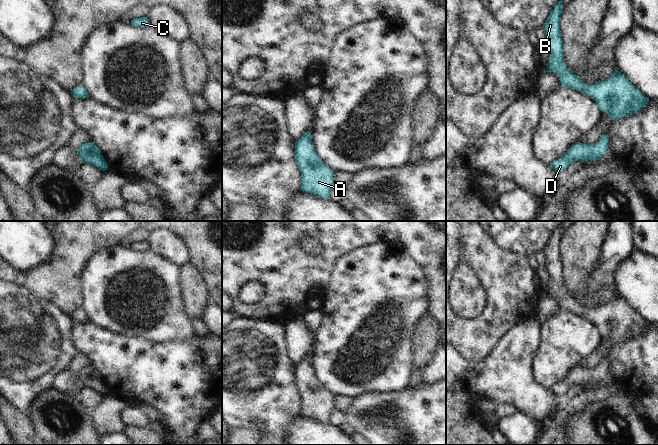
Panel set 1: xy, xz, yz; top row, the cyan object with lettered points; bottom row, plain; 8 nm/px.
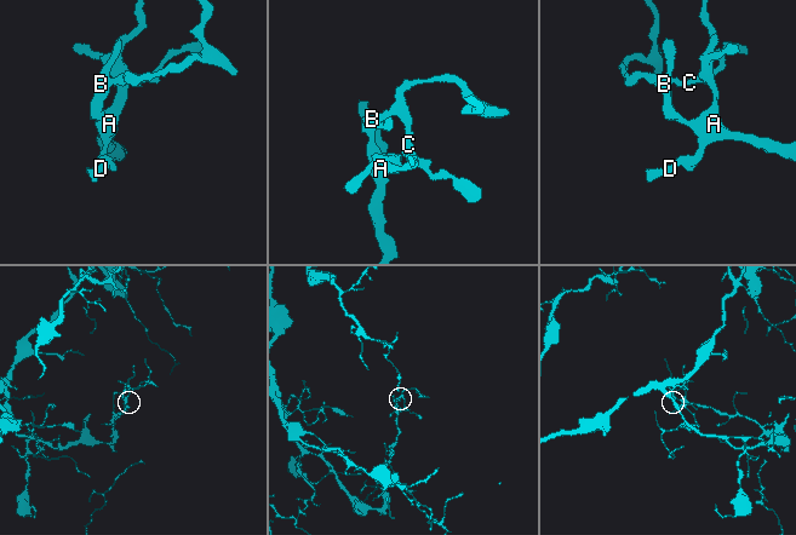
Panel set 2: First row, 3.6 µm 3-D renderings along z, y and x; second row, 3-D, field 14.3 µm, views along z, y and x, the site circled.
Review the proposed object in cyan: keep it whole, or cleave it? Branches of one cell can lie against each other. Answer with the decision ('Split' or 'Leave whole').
Leave whole.

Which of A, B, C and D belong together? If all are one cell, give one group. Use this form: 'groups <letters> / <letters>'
groups A B C D

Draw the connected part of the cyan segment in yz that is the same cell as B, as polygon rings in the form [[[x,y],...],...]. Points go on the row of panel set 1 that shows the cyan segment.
[[[559,1],[543,24],[546,44],[550,52],[546,72],[556,73],[563,87],[590,96],[599,109],[612,120],[629,117],[644,108],[649,99],[635,88],[618,69],[615,69],[614,75],[607,80],[589,86],[566,67],[563,59],[563,40],[559,28],[562,13],[563,4],[562,1]]]

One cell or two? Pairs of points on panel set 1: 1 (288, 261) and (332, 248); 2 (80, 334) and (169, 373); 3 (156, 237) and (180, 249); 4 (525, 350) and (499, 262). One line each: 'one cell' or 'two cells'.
1: one cell
2: one cell
3: one cell
4: two cells

